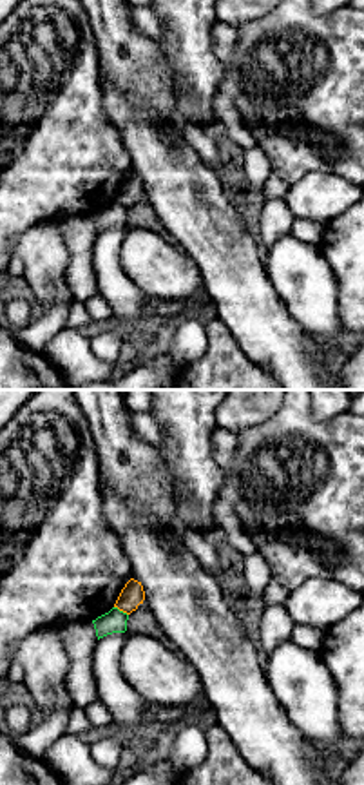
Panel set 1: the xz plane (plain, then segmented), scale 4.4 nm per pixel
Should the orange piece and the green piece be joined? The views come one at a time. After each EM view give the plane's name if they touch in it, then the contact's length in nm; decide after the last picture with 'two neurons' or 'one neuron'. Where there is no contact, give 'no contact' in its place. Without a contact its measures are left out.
contact in xz; length 80 nm

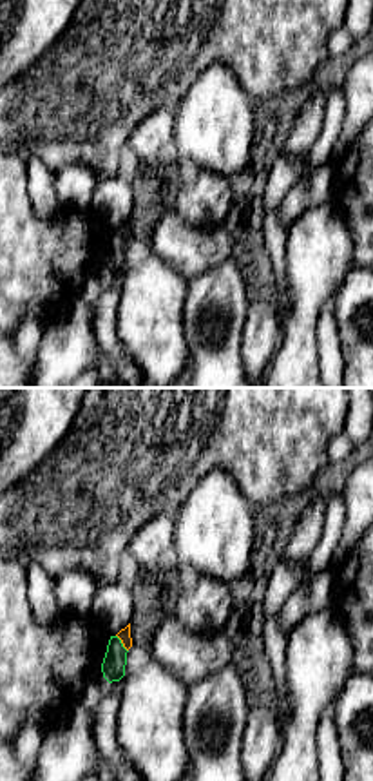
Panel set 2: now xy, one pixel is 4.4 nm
contact in xy; length 90 nm

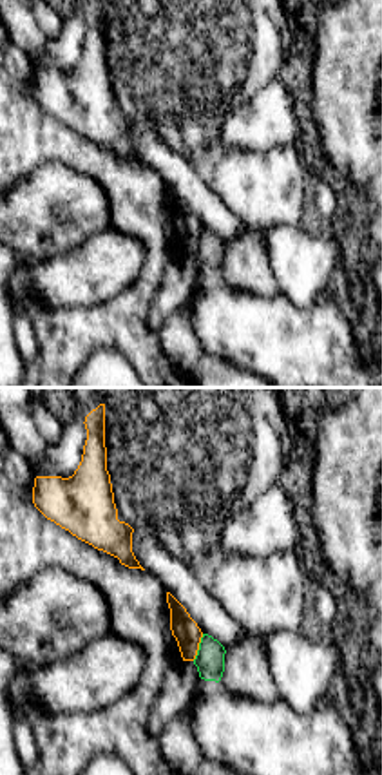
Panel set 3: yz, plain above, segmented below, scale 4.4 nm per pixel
contact in yz; length 130 nm

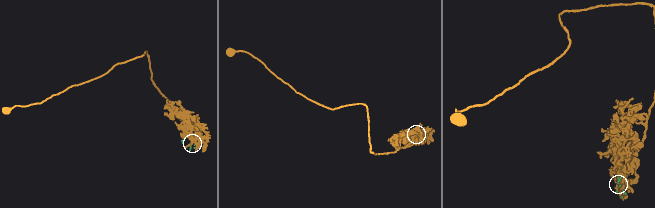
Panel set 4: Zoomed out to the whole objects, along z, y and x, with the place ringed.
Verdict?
two neurons

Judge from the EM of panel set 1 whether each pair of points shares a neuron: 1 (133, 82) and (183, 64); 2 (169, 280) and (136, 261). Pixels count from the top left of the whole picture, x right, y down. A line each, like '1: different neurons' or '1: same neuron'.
1: different neurons
2: same neuron

